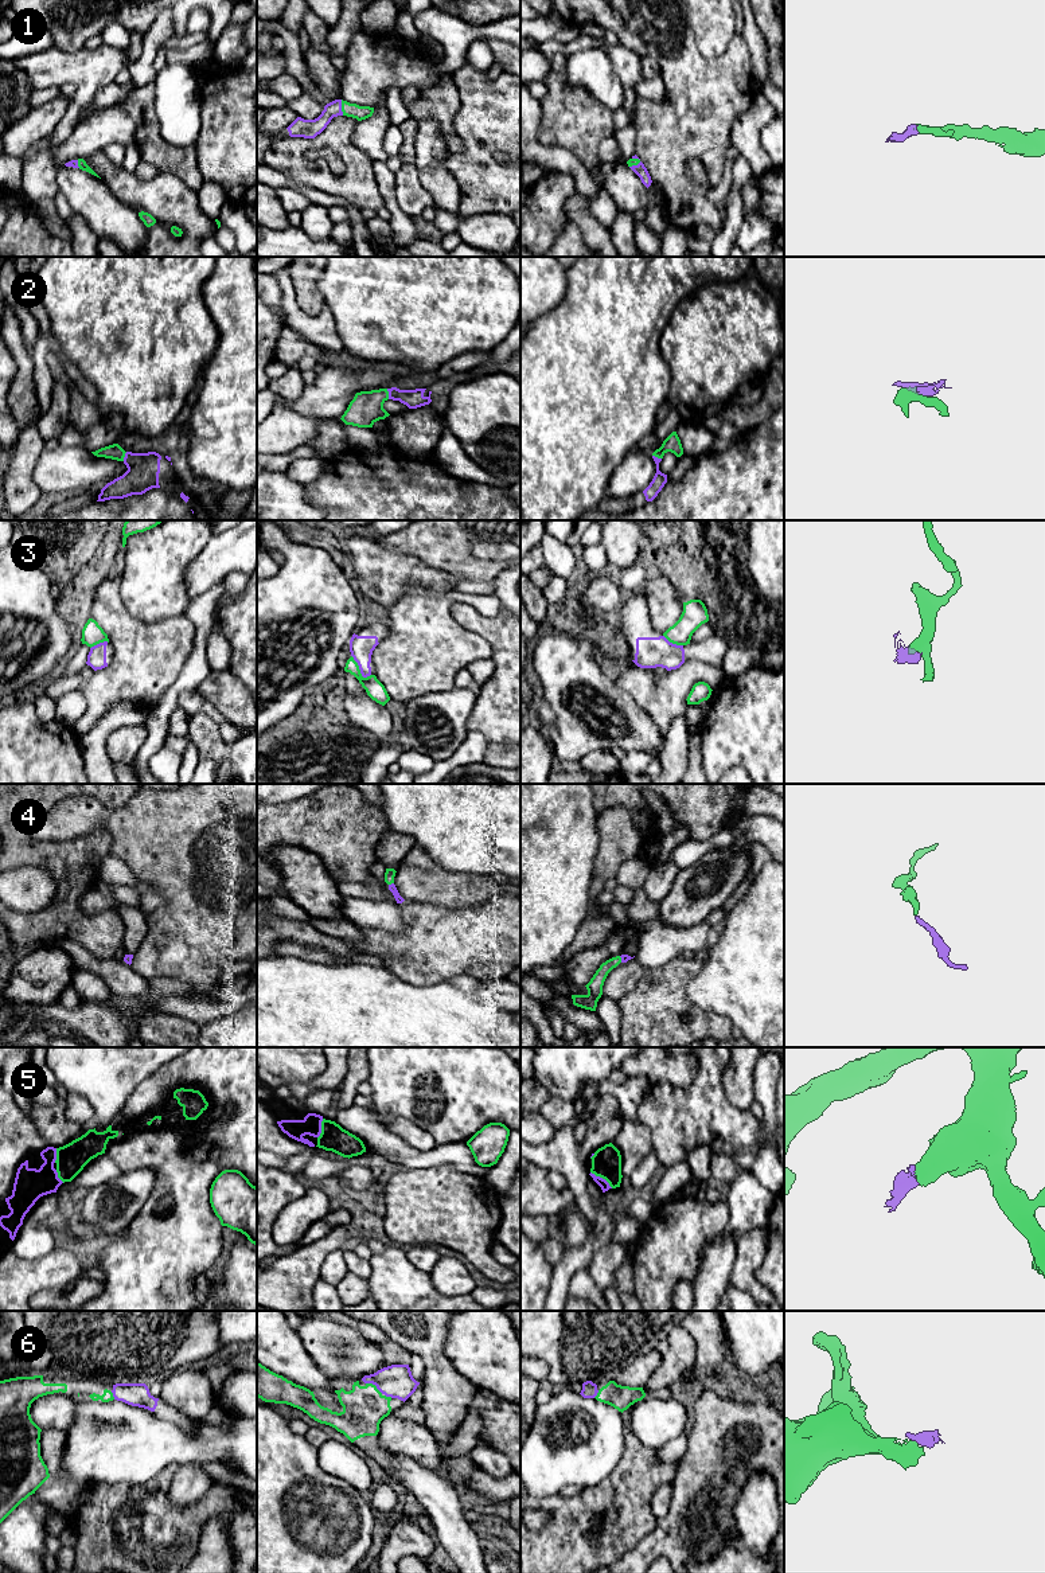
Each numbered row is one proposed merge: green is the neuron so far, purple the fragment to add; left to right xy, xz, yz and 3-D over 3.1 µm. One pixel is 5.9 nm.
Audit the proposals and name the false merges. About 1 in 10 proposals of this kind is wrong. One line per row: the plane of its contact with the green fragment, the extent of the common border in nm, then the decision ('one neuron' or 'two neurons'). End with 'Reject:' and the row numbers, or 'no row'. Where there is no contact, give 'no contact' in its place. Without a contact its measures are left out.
1: contact in xz; length 100 nm; one neuron
2: contact in xz; length 70 nm; one neuron
3: contact in xz; length 170 nm; two neurons
4: contact in xz; length 40 nm; one neuron
5: contact in yz; length 170 nm; one neuron
6: contact in xz; length 120 nm; one neuron
Reject: 3

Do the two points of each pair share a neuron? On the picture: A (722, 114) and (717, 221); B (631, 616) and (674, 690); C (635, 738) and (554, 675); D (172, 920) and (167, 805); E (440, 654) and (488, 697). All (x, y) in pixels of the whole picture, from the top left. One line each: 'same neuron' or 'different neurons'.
A: same neuron
B: different neurons
C: same neuron
D: same neuron
E: different neurons

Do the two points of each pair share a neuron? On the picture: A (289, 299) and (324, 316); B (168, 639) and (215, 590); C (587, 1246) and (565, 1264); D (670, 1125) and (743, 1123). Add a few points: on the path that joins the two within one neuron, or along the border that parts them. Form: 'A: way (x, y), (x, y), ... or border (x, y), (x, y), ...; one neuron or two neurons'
A: way (293, 309), (304, 320), (314, 320); one neuron
B: border (183, 615), (195, 631), (192, 650); two neurons
C: way (581, 1252), (570, 1263); one neuron
D: way (687, 1123), (725, 1123); one neuron

